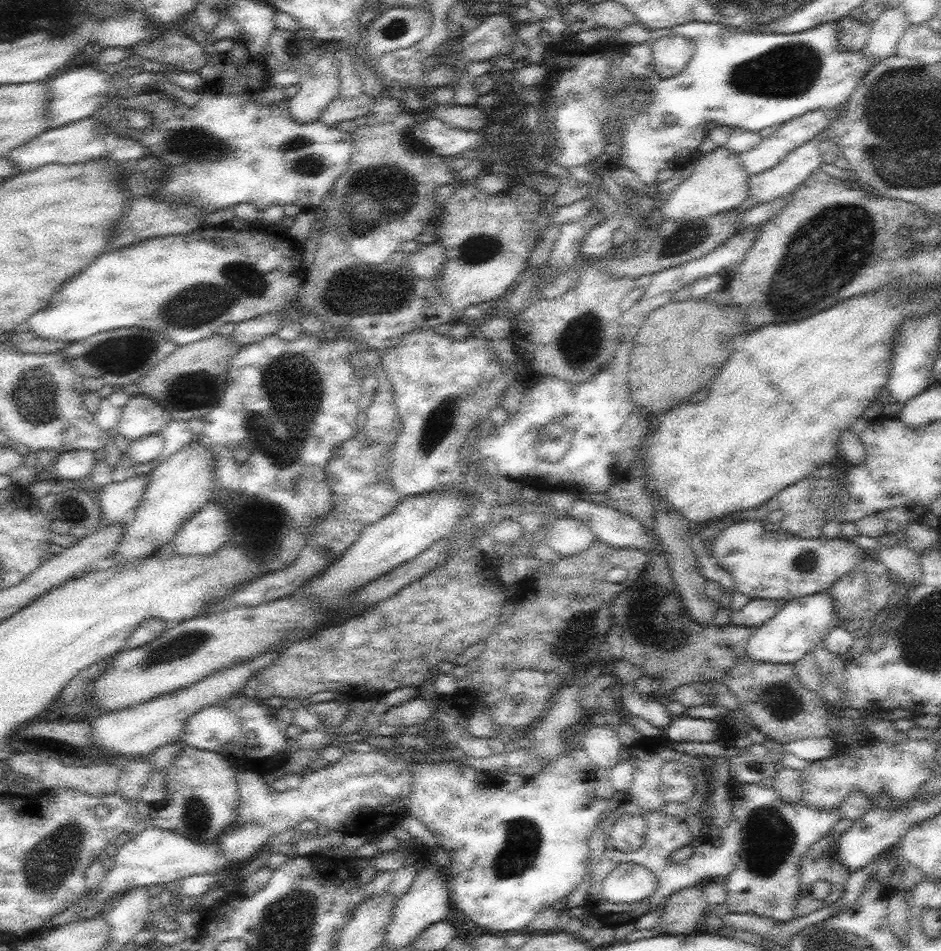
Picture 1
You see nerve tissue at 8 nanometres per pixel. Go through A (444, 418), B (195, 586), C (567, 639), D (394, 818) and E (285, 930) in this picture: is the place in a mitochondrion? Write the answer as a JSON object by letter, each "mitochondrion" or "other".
{"A":"mitochondrion","B":"other","C":"mitochondrion","D":"other","E":"mitochondrion"}

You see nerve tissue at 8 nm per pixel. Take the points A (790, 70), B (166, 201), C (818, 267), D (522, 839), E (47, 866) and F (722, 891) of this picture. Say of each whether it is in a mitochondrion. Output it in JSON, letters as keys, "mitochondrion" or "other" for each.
{"A":"mitochondrion","B":"other","C":"mitochondrion","D":"mitochondrion","E":"mitochondrion","F":"other"}

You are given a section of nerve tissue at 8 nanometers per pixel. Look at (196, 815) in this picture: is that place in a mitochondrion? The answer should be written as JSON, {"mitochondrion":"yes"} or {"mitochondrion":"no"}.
{"mitochondrion":"yes"}

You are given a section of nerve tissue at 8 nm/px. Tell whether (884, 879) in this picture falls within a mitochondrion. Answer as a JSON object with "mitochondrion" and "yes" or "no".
{"mitochondrion":"no"}

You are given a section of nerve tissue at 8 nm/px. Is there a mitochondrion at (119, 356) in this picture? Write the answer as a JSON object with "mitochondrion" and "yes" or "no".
{"mitochondrion":"yes"}

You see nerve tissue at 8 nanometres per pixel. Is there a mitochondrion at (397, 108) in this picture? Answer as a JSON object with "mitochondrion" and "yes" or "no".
{"mitochondrion":"no"}

